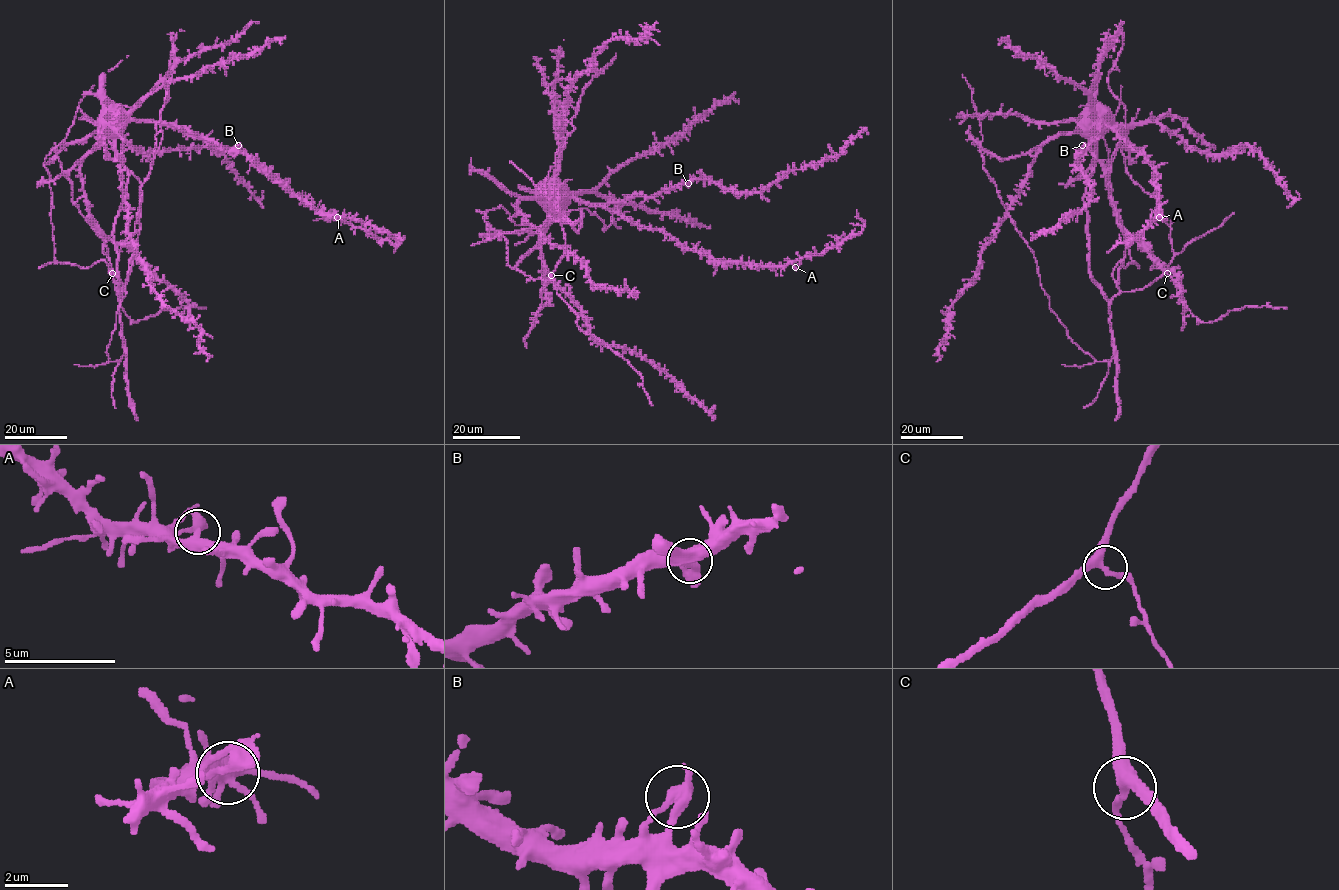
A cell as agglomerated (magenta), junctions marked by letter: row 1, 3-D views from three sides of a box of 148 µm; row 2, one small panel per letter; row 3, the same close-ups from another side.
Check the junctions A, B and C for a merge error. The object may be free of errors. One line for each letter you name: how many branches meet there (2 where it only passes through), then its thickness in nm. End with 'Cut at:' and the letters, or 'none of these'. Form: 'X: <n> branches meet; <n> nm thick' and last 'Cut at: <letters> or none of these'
Cut at: none of these

